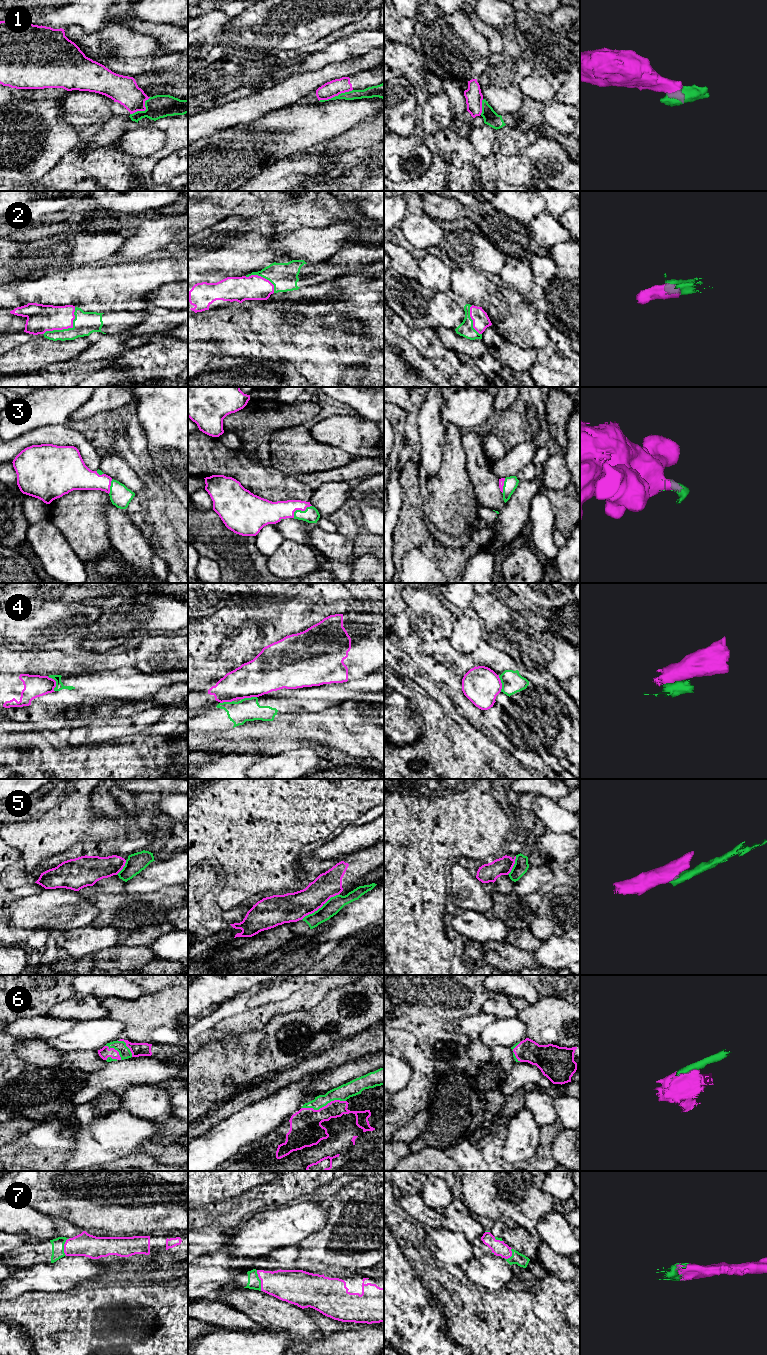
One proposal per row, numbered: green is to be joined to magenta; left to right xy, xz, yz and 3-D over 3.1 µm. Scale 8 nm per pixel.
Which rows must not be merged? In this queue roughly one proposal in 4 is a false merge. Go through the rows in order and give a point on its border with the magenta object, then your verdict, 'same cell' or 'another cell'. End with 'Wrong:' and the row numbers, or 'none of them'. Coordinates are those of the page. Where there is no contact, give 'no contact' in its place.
1: meets magenta in xz at (335, 95); another cell
2: meets magenta in xy at (67, 328); same cell
3: meets magenta in xz at (300, 509); same cell
4: meets magenta in xy at (55, 682); another cell
5: meets magenta in xz at (320, 907); another cell
6: meets magenta in xz at (324, 1106); same cell
7: meets magenta in xz at (260, 1279); same cell
Wrong: 1, 4, 5

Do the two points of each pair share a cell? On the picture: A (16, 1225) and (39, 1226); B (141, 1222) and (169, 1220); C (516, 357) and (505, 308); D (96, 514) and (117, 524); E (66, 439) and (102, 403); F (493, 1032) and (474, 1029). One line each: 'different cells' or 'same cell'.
A: same cell
B: same cell
C: different cells
D: different cells
E: different cells
F: different cells

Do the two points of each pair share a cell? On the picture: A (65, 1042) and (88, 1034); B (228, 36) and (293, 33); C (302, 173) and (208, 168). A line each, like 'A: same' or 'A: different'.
A: same
B: same
C: different

